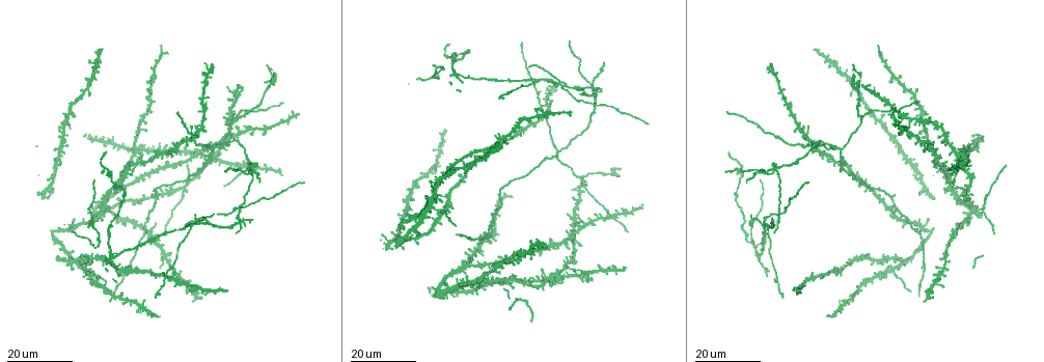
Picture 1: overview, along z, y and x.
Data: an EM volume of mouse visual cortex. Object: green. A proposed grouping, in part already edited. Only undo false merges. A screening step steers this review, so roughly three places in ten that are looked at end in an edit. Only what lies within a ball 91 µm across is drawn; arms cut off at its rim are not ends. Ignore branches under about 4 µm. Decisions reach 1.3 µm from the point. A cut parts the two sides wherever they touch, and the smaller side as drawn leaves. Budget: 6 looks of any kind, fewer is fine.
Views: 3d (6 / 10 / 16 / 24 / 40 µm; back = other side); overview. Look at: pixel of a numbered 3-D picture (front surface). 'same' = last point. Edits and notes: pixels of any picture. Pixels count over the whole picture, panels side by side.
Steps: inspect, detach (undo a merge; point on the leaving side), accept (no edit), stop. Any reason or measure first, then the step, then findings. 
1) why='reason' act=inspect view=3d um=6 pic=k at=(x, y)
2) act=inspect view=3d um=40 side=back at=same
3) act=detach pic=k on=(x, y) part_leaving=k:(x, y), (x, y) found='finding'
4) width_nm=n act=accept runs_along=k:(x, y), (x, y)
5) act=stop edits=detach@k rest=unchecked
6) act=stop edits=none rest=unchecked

why='three-way junction' act=inspect view=3d um=24 pic=1 at=(238, 119)

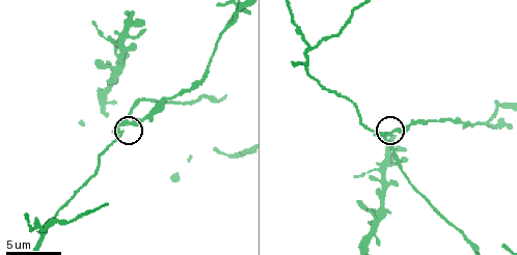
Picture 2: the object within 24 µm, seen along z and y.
act=inspect view=3d um=10 pic=2 at=(389, 133)

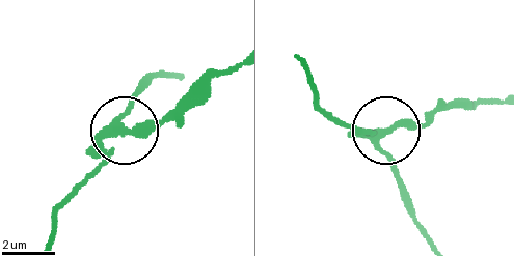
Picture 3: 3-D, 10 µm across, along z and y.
act=inspect view=3d um=6 pic=3 at=(381, 132)

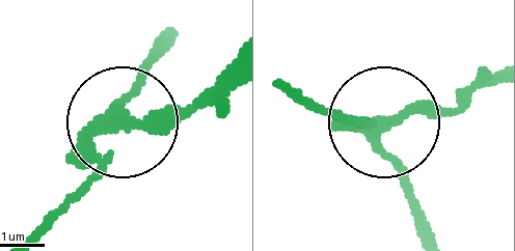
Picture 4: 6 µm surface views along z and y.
arms=3 act=detach pic=4 on=(172, 111) part_leaving=4:(112, 124), (186, 110), (231, 80) found='two neurons meet here'

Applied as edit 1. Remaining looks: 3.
act=inspect view=overview

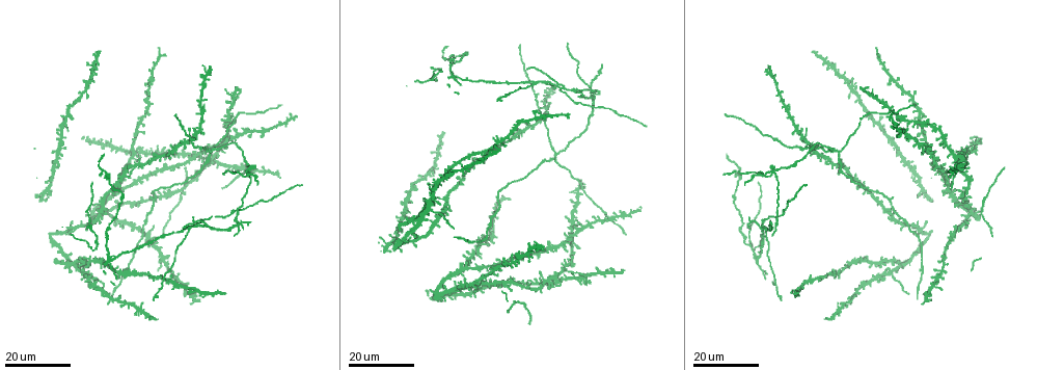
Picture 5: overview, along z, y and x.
act=inspect view=3d um=24 pic=5 at=(244, 173)

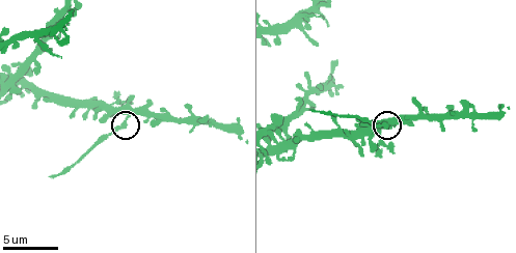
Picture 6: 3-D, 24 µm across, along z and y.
act=inspect view=3d um=10 pic=6 at=(126, 120)

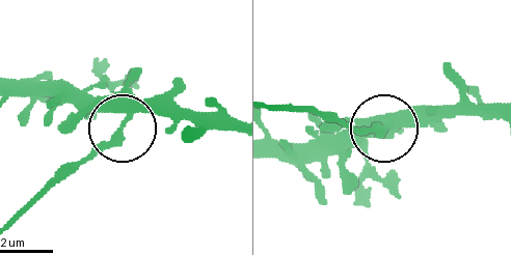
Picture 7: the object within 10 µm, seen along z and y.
act=detach pic=7 on=(105, 148) part_leaving=7:(127, 116), (12, 214) found='a second neuron is stuck on'

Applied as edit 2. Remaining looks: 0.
act=stop edits=detach@4,detach@7 rest=unchecked

